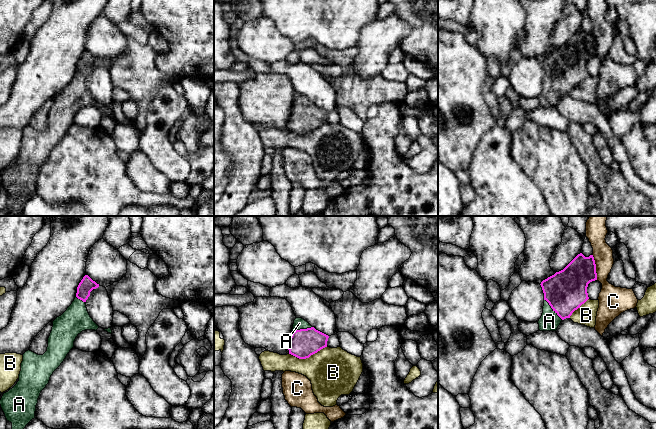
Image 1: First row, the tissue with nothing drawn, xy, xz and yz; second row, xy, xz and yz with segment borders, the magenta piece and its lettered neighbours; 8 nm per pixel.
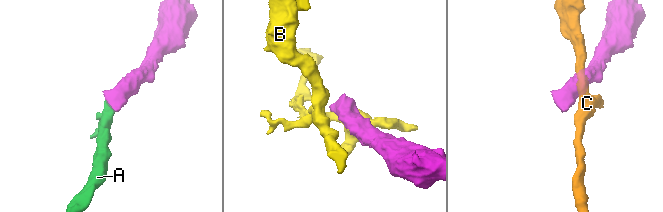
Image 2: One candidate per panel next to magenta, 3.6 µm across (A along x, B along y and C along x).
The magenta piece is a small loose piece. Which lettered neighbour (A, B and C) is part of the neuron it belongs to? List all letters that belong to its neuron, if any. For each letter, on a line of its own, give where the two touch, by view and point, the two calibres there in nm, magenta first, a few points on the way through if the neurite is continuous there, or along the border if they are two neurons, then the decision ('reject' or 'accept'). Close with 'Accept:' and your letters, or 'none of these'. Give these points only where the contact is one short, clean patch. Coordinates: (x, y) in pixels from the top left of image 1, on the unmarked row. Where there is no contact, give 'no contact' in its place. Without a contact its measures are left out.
A: yz (552, 84) | 340/160 nm | across yz (565, 67), (561, 75), (552, 84), (552, 92), (549, 97) | accept
B: xz (308, 133) | 240/380 nm | reject
C: yz (595, 43) | 280/160 nm | along yz (592, 30), (595, 36), (597, 55) | reject
Accept: A

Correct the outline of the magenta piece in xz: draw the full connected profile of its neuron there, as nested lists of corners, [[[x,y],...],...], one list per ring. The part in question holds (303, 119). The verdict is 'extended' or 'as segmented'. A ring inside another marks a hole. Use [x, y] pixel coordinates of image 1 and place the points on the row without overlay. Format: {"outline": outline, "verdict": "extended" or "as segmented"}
{"outline": [[[302,94],[294,96],[292,111],[289,116],[289,130],[306,135],[327,123],[329,112],[316,106]]], "verdict": "extended"}

